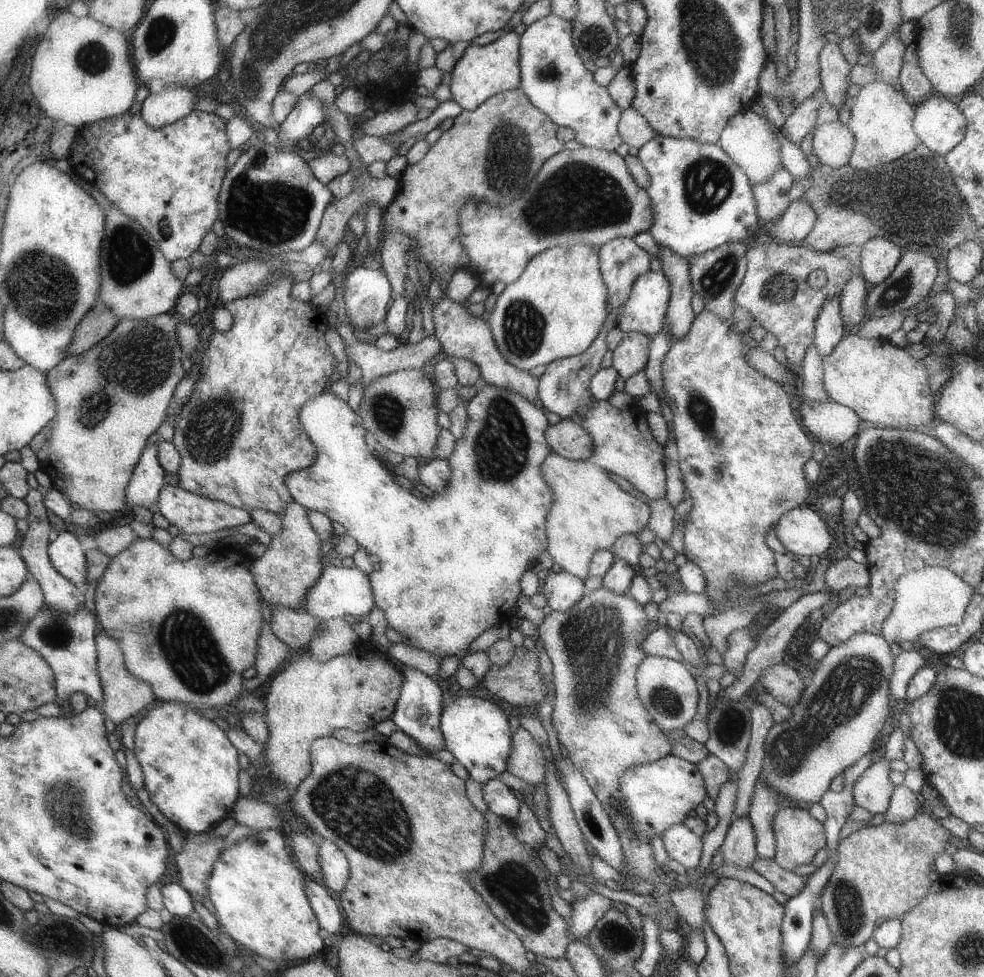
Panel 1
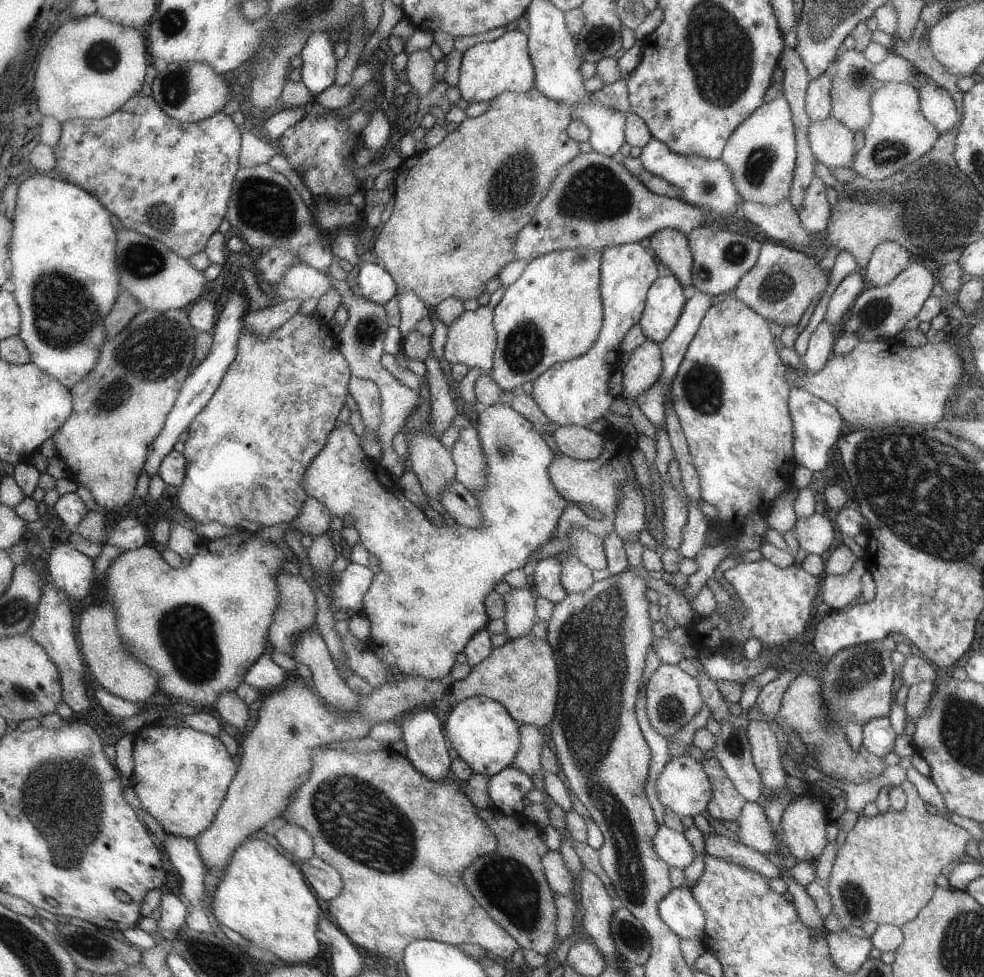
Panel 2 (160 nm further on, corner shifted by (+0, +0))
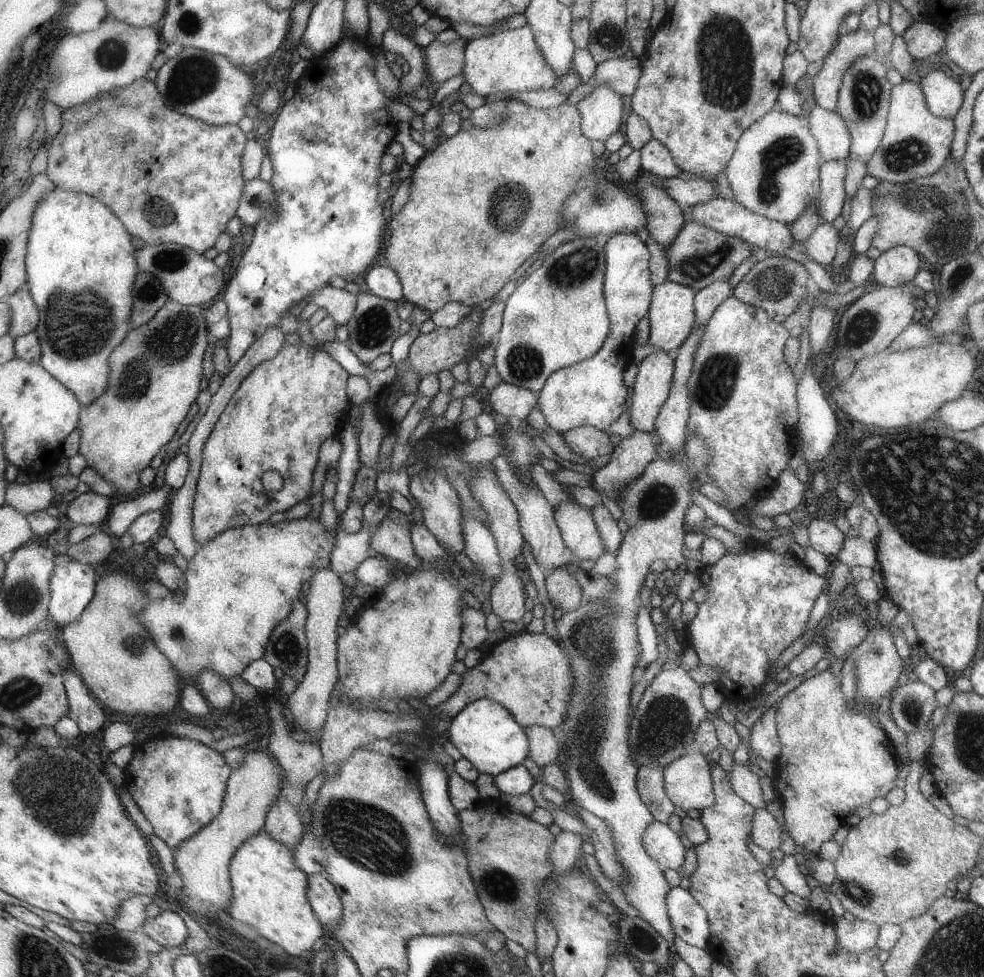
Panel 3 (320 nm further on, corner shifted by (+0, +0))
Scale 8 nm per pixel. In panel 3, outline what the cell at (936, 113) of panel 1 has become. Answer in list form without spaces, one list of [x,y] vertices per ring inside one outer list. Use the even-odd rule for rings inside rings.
[[[931,70],[923,75],[919,82],[922,93],[925,95],[926,105],[930,113],[938,117],[952,118],[961,106],[963,92],[951,75],[943,70]]]

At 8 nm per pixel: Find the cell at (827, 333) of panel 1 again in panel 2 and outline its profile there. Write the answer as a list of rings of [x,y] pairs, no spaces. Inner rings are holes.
[[[859,270],[849,273],[836,286],[824,315],[824,319],[831,324],[834,330],[837,329],[836,326],[843,315],[846,315],[853,299],[861,292],[861,288],[863,288],[863,278]]]

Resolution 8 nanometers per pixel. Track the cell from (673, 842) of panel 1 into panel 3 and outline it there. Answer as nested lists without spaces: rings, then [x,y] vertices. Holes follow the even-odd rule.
[[[651,821],[642,834],[642,845],[663,869],[677,870],[685,860],[685,848],[665,823]]]

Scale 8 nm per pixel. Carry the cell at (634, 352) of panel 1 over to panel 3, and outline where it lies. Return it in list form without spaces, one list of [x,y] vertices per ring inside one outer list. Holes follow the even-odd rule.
[[[655,349],[641,359],[632,384],[629,422],[633,429],[651,431],[659,407],[669,397],[675,352]]]

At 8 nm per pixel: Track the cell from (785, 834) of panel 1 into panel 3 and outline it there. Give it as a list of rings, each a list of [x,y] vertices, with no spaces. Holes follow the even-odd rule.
[[[825,669],[803,679],[776,704],[774,719],[780,753],[774,761],[776,768],[773,771],[771,786],[782,805],[782,816],[790,838],[795,844],[812,853],[819,850],[819,842],[829,840],[833,832],[841,824],[845,824],[845,818],[853,812],[855,806],[867,807],[873,798],[881,798],[889,793],[895,786],[893,780],[897,776],[895,756],[891,756],[893,746],[881,730],[881,725],[861,716],[859,708],[855,712],[849,712],[839,685],[837,678],[829,669]]]

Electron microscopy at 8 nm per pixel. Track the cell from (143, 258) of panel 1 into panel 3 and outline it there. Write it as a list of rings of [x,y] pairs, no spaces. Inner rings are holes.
[[[148,243],[136,252],[136,257],[140,272],[148,272],[157,277],[165,285],[170,300],[176,300],[182,305],[209,304],[225,288],[223,268],[192,248],[177,243]]]

